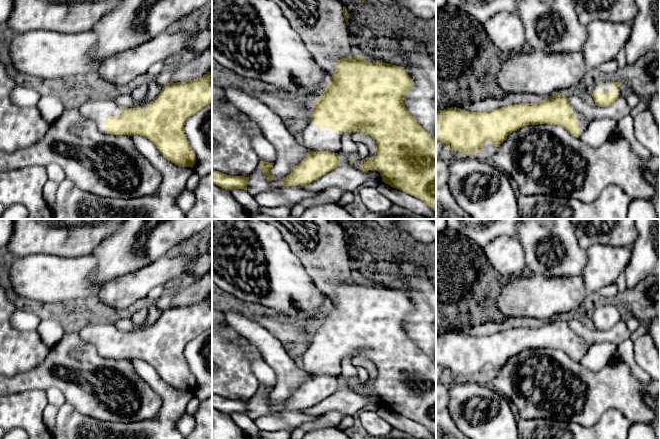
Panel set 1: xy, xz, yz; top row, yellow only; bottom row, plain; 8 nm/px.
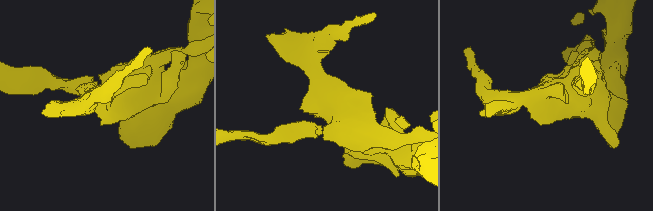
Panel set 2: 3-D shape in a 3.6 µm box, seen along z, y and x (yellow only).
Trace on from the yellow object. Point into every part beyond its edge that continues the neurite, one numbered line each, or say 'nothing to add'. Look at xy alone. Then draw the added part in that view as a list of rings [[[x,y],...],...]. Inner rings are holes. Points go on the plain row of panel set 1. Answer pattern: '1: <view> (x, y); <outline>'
1: xy (97, 334); [[[95,323],[83,325],[77,329],[81,338],[95,346],[98,353],[105,357],[105,342],[117,340],[122,334],[110,323]]]

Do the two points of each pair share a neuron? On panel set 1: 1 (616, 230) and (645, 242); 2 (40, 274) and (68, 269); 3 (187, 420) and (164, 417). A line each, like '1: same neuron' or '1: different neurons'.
1: different neurons
2: same neuron
3: different neurons

